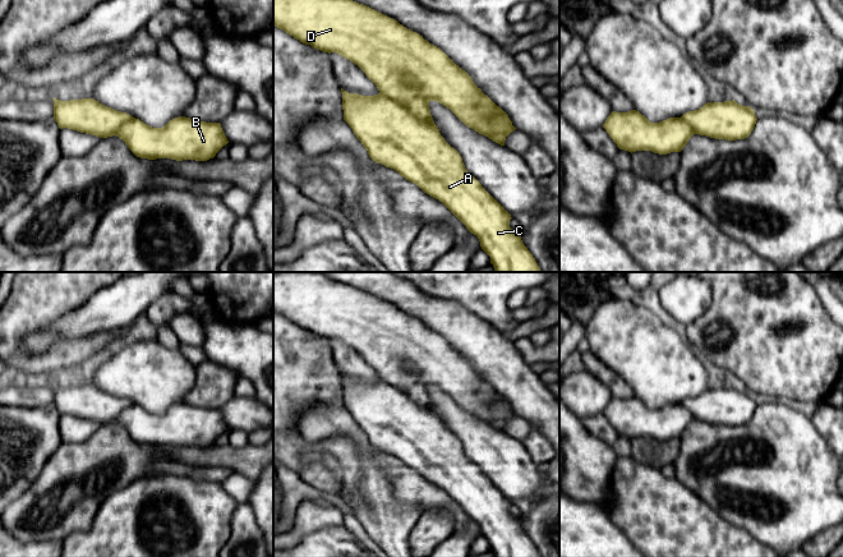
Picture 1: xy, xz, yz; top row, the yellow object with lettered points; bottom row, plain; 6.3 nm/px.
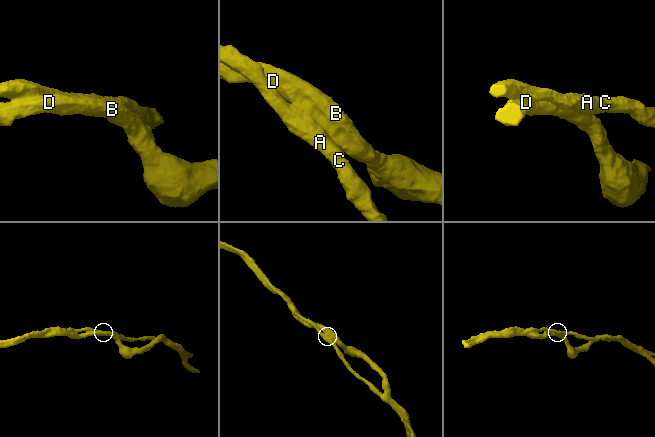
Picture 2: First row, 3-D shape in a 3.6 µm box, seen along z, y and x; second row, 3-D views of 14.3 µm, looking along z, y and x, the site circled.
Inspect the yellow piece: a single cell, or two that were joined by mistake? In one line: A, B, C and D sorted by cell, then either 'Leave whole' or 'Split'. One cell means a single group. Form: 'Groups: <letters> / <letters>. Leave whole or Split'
Groups: A B C D. Leave whole

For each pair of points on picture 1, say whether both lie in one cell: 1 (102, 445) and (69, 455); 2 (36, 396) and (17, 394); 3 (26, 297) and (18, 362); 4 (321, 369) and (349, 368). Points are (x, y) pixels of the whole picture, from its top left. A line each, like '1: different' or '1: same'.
1: same
2: same
3: same
4: different

